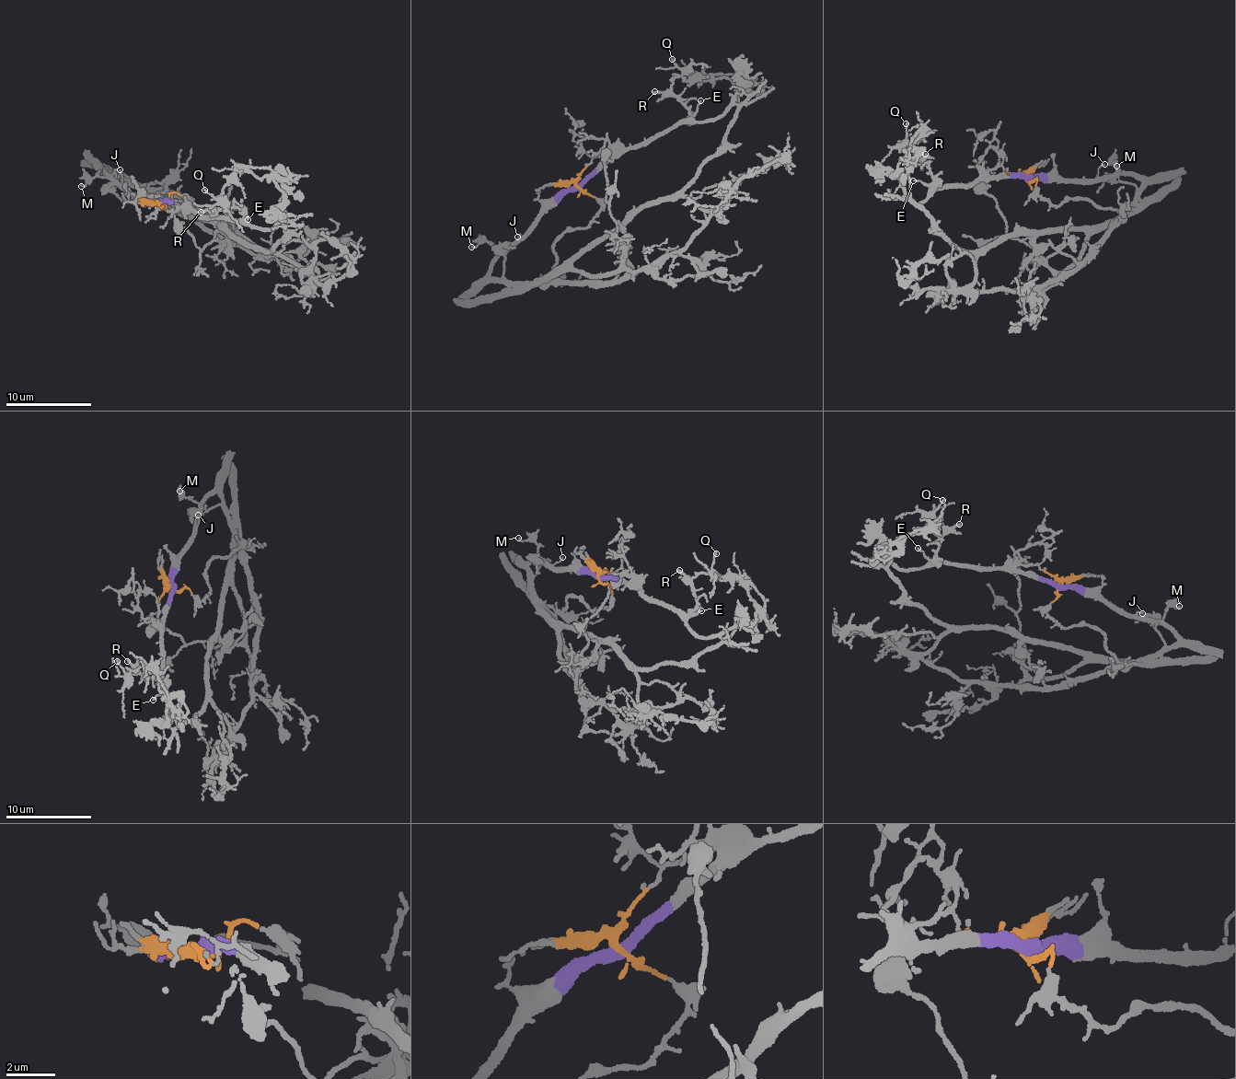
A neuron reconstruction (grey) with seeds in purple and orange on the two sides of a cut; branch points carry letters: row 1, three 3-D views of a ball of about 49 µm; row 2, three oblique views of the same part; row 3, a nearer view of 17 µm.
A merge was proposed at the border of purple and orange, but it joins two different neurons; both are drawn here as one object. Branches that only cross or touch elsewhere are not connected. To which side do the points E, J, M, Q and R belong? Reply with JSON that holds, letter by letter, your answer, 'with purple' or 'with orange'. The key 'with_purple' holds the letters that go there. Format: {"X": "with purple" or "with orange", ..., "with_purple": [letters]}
{"E": "with purple", "J": "with purple", "M": "with purple", "Q": "with purple", "R": "with purple", "with_purple": ["E", "J", "M", "Q", "R"]}

